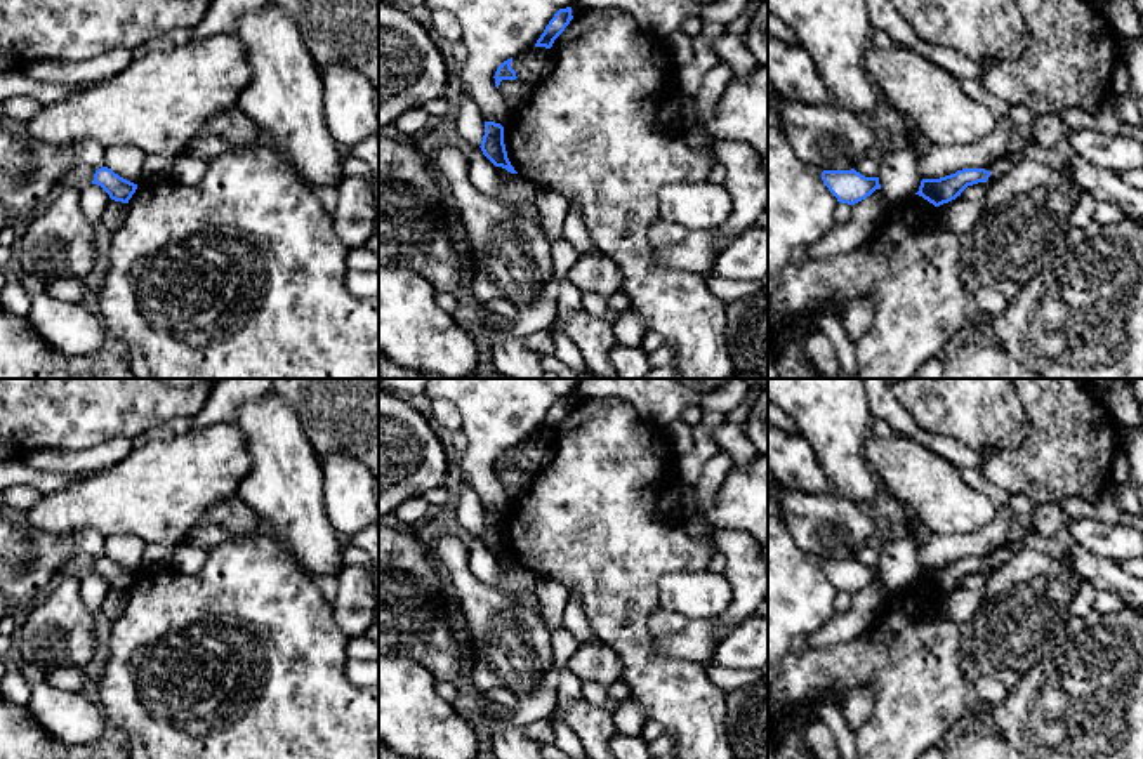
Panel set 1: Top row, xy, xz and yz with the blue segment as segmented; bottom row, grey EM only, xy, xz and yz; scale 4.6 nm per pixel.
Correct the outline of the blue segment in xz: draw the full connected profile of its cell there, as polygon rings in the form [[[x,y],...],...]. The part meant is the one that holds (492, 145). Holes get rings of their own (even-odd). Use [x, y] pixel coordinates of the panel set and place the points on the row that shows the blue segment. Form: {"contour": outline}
{"contour": [[[485,122],[485,135],[479,148],[495,167],[502,167],[511,174],[518,174],[507,158],[504,127],[500,123]]]}

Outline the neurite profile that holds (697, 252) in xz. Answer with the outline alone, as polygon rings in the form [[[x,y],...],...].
[[[688,231],[677,245],[655,248],[657,264],[662,267],[684,269],[709,274],[717,257],[719,234],[714,231]]]

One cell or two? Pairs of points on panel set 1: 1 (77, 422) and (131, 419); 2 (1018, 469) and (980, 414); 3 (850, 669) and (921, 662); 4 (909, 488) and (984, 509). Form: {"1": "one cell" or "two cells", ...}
{"1": "one cell", "2": "two cells", "3": "one cell", "4": "one cell"}

